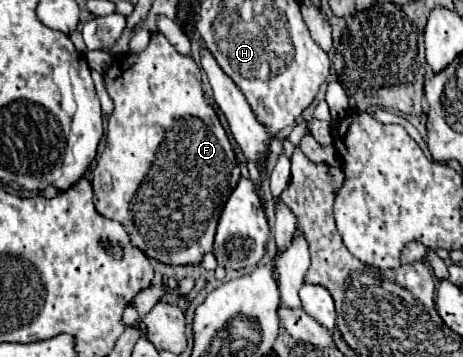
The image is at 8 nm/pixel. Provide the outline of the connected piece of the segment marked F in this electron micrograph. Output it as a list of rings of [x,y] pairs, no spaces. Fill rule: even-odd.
[[[152,32],[146,50],[116,58],[104,78],[116,108],[108,118],[106,148],[92,170],[96,210],[120,222],[130,242],[148,258],[170,266],[200,264],[202,256],[212,252],[218,218],[240,180],[240,168],[218,114],[204,100],[198,64],[192,56],[180,54],[162,32]],[[144,182],[148,182],[148,210],[134,210],[136,192],[140,192],[140,188],[142,192],[146,190],[146,186],[142,186]]]

